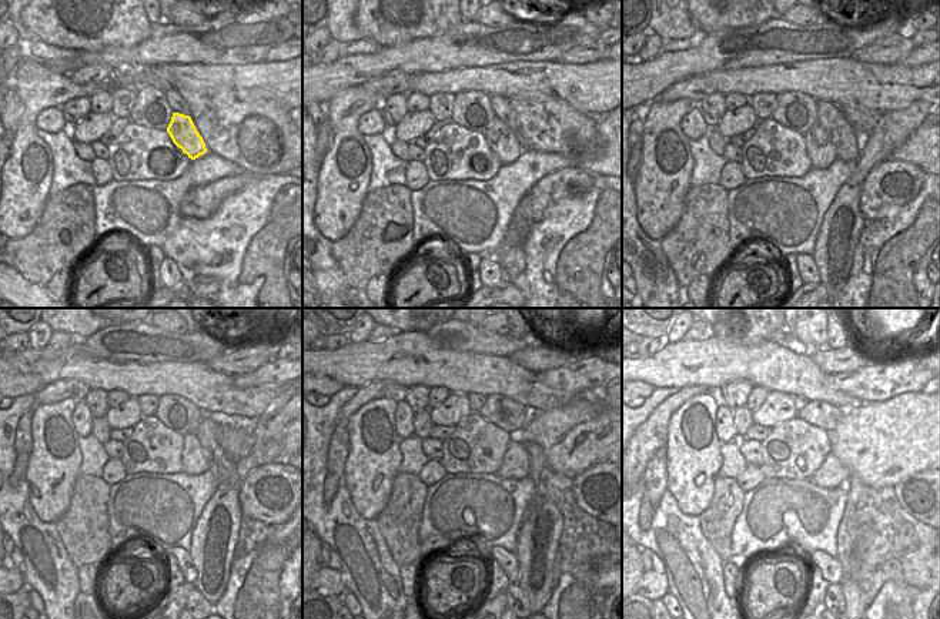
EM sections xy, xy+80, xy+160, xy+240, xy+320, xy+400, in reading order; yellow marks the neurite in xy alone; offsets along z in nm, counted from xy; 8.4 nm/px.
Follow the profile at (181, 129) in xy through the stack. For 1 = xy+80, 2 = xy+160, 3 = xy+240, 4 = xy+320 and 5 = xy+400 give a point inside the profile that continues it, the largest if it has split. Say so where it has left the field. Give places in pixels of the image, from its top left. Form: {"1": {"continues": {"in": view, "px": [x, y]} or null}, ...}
{"1": {"continues": {"in": "xy+80", "px": [504, 143]}}, "2": {"continues": {"in": "xy+160", "px": [819, 149]}}, "3": {"continues": {"in": "xy+240", "px": [194, 461]}}, "4": {"continues": {"in": "xy+320", "px": [515, 462]}}, "5": {"continues": {"in": "xy+400", "px": [832, 474]}}}

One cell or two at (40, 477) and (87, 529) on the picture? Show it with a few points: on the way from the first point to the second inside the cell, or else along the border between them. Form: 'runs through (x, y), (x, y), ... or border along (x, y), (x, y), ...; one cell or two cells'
border along (77, 475), (69, 508), (53, 522), (40, 521); two cells

